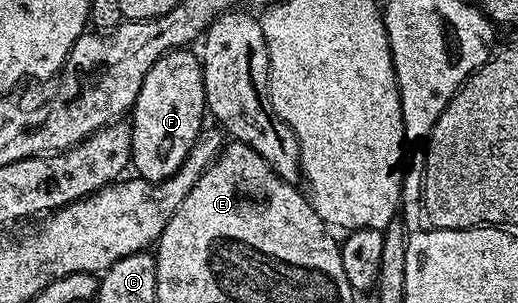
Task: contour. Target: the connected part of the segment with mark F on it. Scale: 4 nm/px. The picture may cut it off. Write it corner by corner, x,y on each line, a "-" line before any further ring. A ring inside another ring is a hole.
175,50
160,57
148,70
140,94
136,94
133,116
129,121
133,171
154,184
176,174
202,135
202,119
208,116
201,59
190,50

